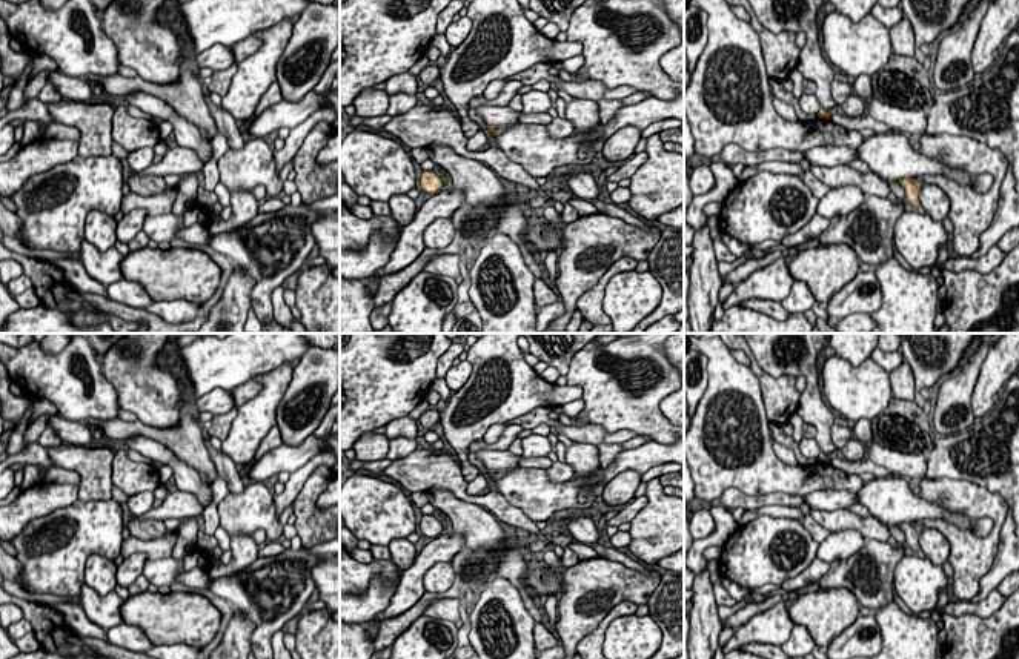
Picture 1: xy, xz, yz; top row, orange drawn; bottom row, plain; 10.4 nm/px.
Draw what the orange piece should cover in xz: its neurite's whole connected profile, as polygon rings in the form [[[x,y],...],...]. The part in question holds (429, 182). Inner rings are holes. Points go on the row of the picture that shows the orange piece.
[[[423,171],[417,184],[430,195],[438,194],[443,189],[443,180],[433,171]]]

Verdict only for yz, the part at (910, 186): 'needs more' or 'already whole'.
already whole

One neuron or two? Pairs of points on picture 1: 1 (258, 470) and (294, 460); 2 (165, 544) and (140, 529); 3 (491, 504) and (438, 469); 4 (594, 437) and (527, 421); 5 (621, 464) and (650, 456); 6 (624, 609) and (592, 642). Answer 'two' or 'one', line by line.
1: one
2: two
3: one
4: one
5: one
6: one

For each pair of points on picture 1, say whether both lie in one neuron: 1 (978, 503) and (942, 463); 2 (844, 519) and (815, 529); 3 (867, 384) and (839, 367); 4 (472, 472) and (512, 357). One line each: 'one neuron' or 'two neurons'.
1: two neurons
2: two neurons
3: one neuron
4: one neuron

